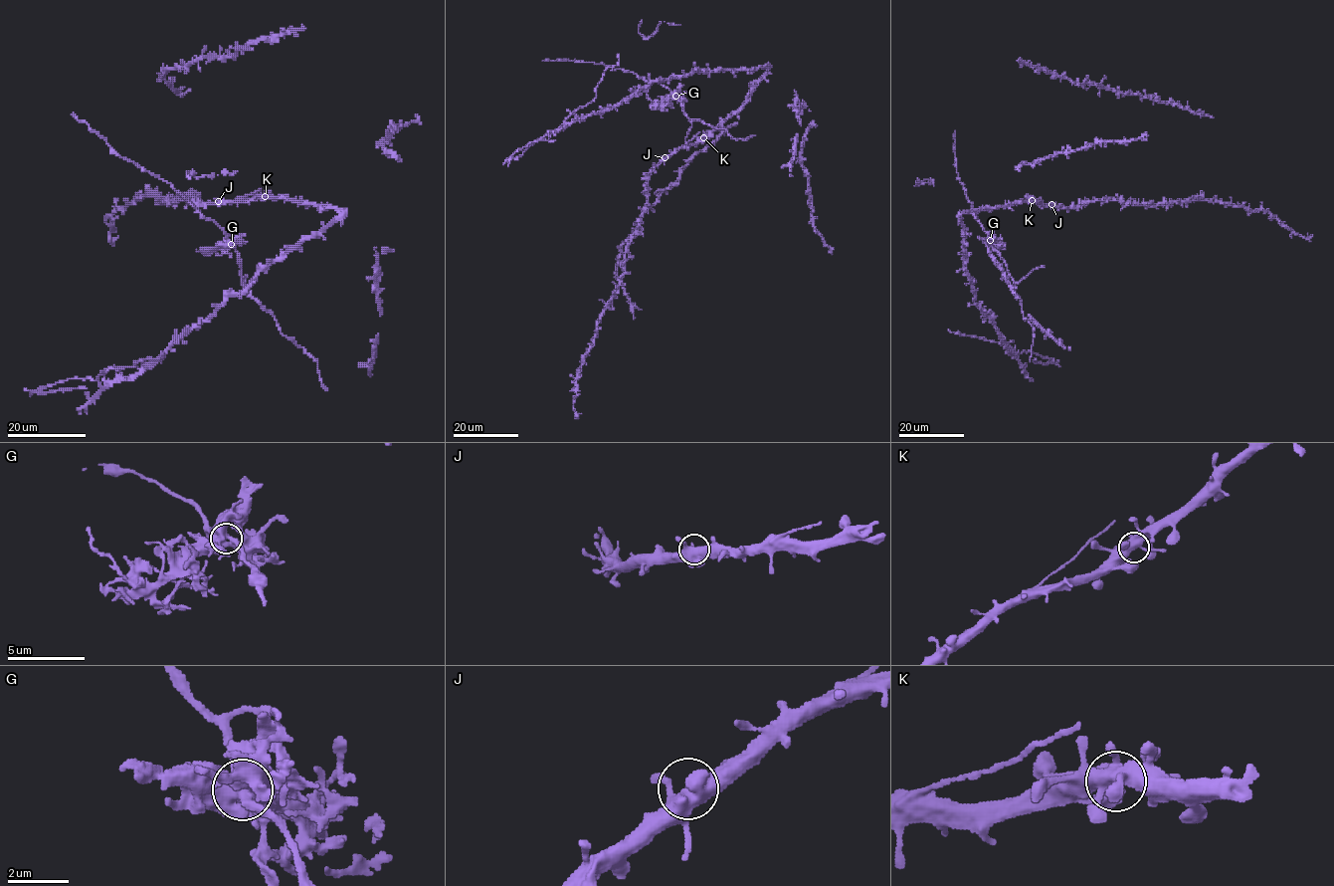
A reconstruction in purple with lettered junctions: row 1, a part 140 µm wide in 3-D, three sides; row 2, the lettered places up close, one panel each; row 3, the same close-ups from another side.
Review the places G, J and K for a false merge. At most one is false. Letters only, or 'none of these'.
G

